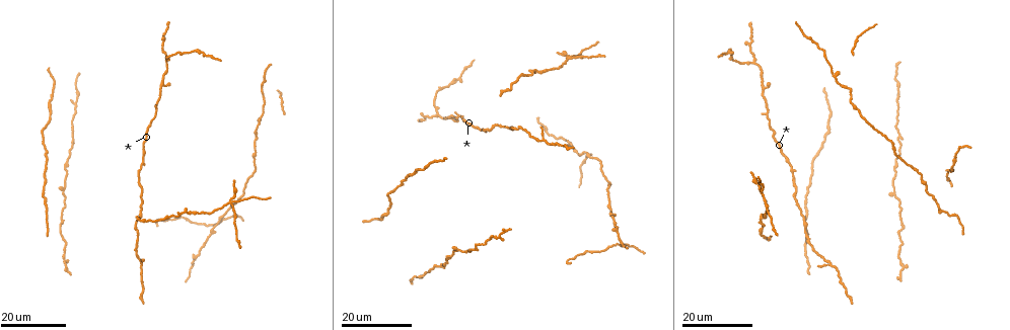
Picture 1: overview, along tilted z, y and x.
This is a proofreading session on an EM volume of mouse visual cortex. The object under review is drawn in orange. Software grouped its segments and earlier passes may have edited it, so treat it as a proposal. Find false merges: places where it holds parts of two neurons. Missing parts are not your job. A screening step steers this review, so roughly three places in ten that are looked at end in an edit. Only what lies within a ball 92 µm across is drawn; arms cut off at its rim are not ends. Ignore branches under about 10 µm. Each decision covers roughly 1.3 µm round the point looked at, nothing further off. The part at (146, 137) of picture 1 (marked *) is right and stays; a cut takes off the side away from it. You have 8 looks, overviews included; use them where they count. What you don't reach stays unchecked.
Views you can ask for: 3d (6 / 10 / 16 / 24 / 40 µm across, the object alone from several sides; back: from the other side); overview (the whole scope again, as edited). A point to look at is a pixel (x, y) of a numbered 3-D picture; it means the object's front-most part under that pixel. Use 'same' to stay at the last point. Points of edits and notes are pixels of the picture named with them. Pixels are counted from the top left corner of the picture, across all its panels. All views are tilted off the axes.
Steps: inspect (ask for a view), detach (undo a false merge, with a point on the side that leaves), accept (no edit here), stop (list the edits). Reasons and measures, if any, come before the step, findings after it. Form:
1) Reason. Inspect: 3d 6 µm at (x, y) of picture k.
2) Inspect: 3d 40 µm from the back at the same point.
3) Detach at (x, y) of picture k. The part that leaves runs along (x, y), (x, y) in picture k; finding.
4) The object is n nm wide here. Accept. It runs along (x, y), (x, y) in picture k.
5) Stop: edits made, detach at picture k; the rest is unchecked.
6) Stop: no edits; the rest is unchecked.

Two arms in line, one across. Inspect: 3d 16 µm at (139, 260) of picture 1.

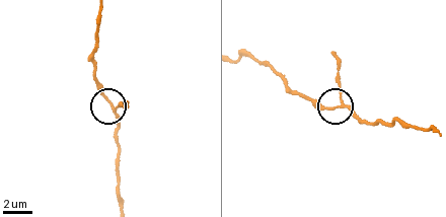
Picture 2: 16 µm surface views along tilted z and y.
Inspect: 3d 10 µm at (107, 100) of picture 2.

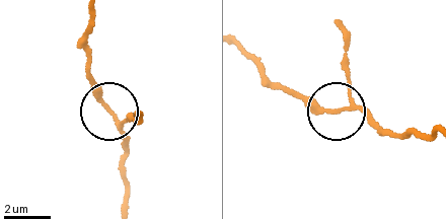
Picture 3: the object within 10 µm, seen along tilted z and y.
The object is 170 nm wide here. Accept. It runs along (89, 14), (90, 67), (129, 153) in picture 3; all the same neuron.

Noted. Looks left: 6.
Sudden change in width. Inspect: 3d 16 µm at (449, 257) of picture 1.

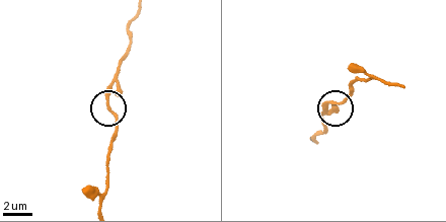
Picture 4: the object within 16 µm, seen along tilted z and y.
Inspect: 3d 6 µm at (107, 101) of picture 4.

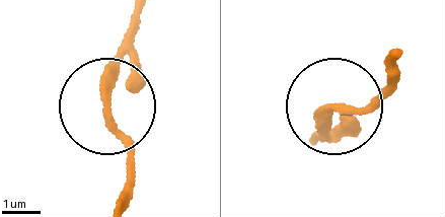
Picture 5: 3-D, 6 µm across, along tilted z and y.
Inspect: 3d 6 µm from the back at (105, 106) of picture 5.

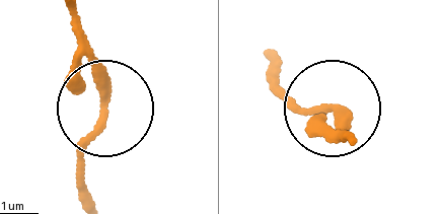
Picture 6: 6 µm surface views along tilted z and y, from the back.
Accept. It runs along (89, 198), (82, 149), (108, 98), (77, 57), (71, 12) in picture 6; one neuron here.

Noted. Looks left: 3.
Branch point. Inspect: 3d 24 µm at (755, 63) of picture 1.

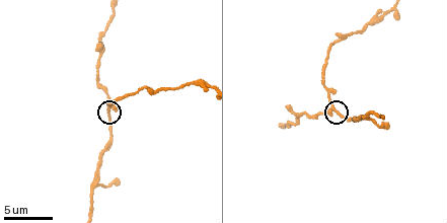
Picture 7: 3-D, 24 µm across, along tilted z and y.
Zoom in. Inspect: 3d 6 µm at (330, 107) of picture 7.

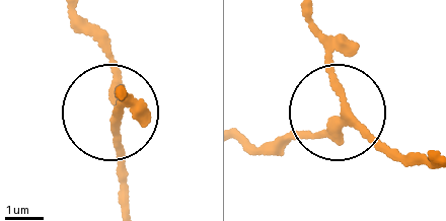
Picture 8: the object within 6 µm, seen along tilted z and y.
Accept. It runs along (126, 205), (102, 27) in picture 8; continuous, no second neuron.

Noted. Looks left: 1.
Stop: no edits; the rest is unchecked.

